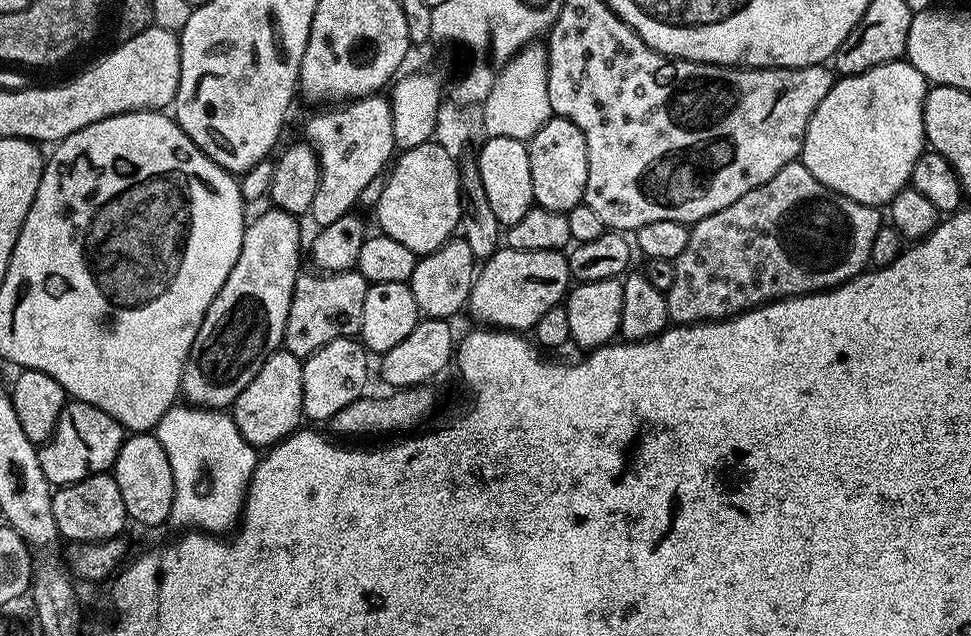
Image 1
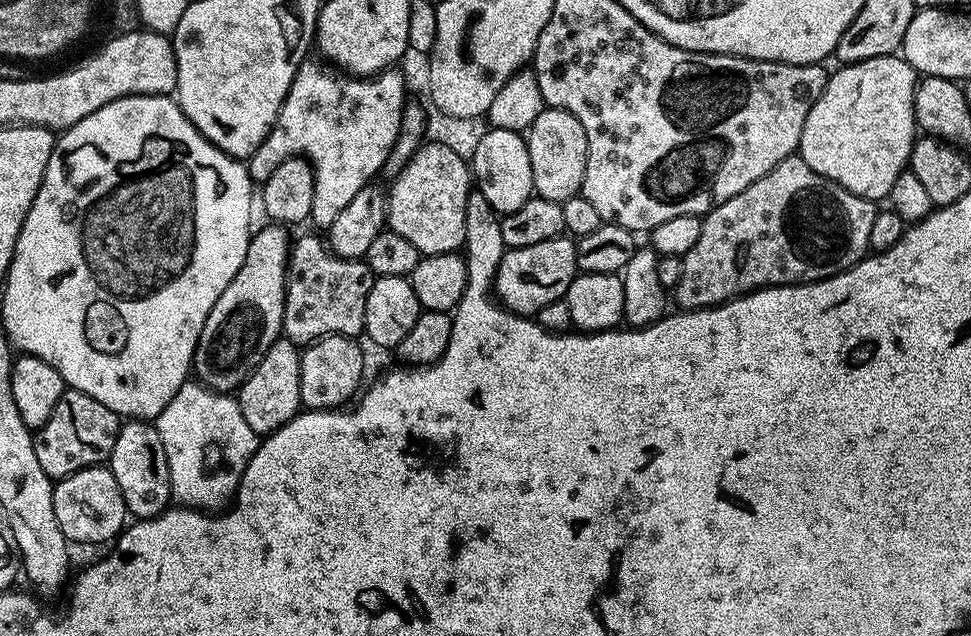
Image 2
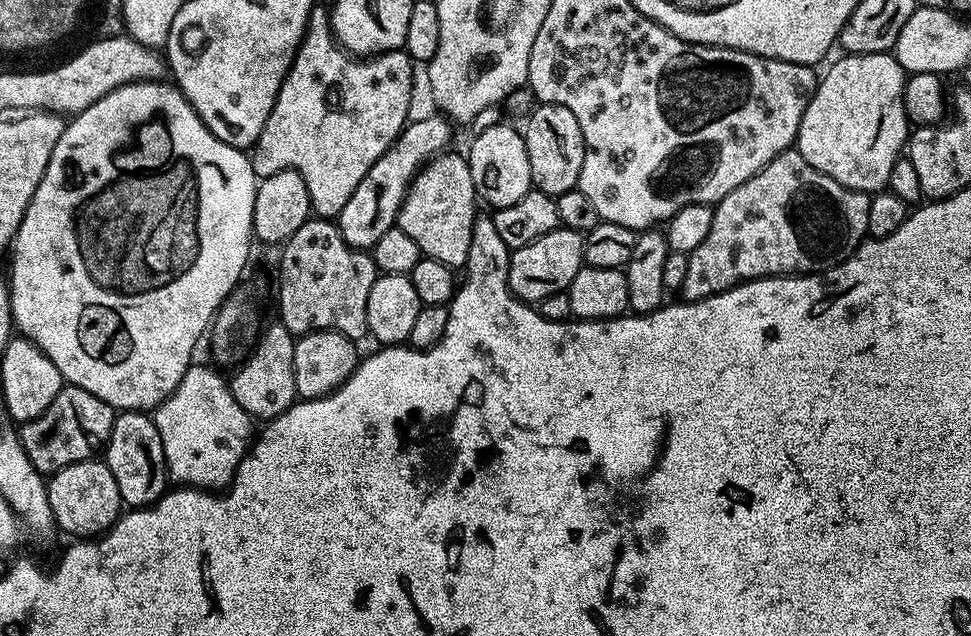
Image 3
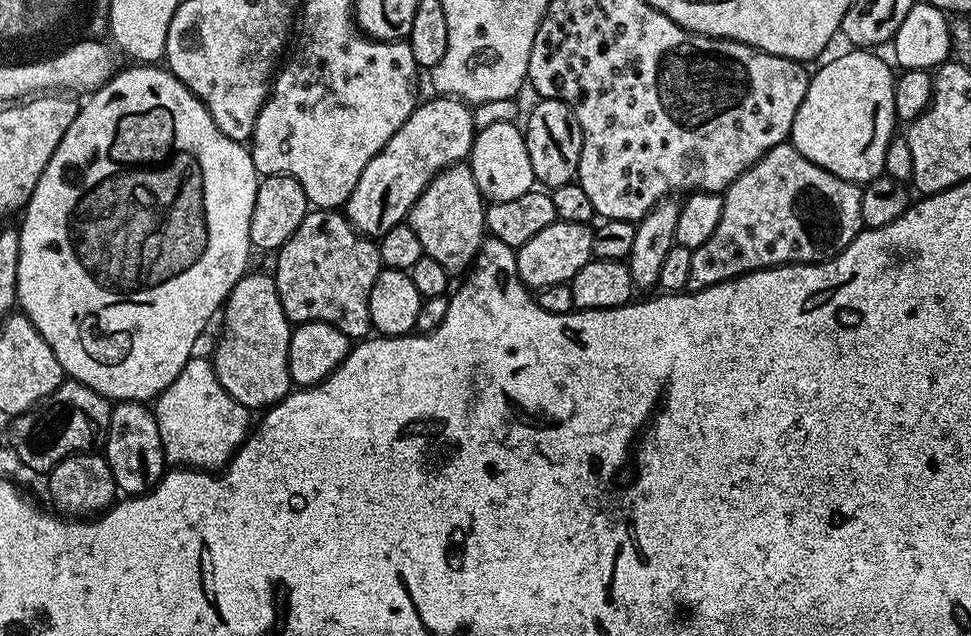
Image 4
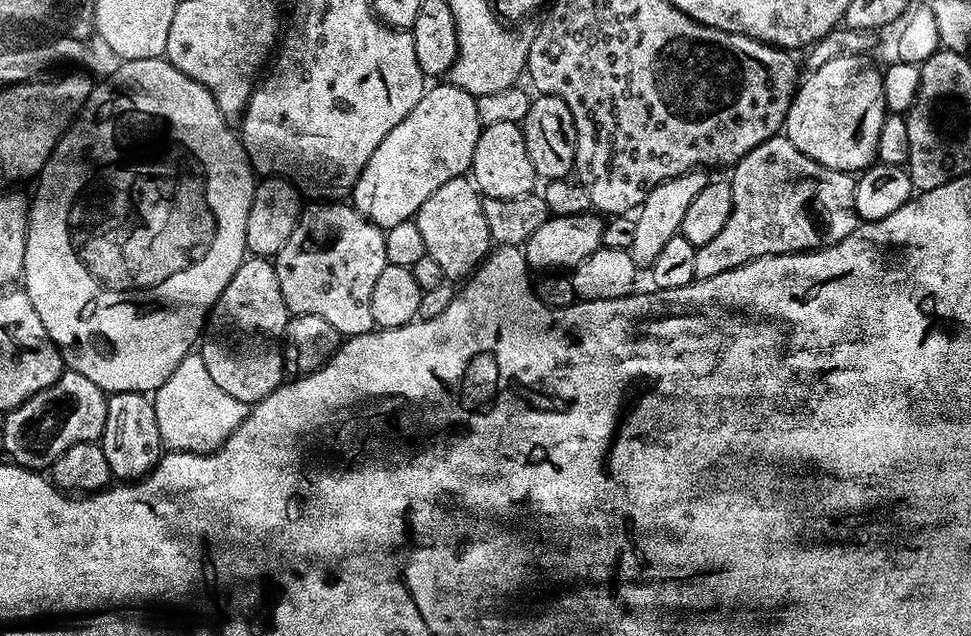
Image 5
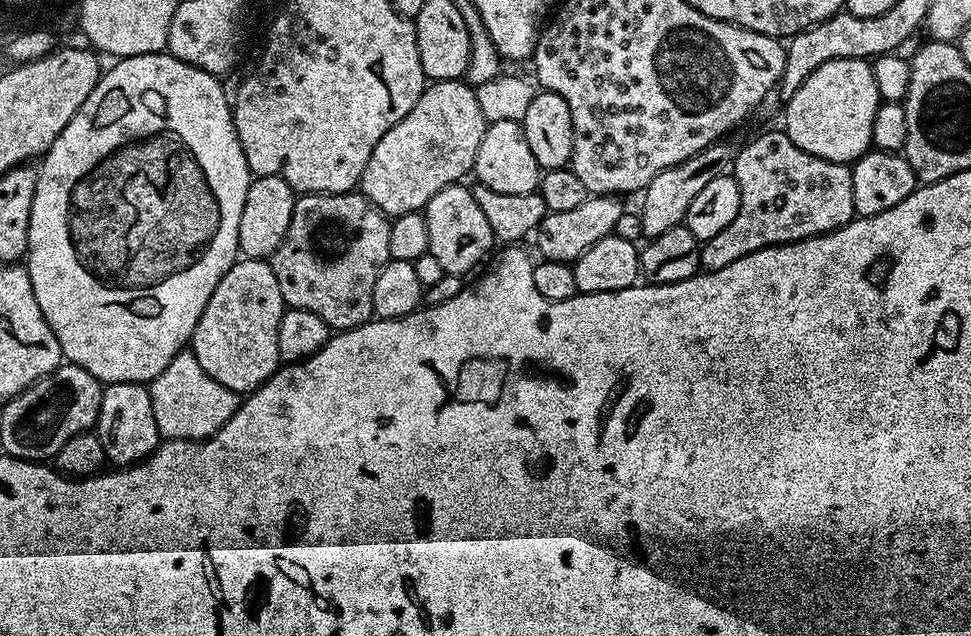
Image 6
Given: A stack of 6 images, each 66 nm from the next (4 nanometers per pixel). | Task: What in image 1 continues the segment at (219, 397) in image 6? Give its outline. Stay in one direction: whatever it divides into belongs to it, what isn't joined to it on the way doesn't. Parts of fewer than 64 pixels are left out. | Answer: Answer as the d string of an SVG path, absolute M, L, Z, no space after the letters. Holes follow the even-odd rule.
M173 406L156 423L154 435L166 450L170 470L174 474L176 497L172 520L188 524L184 526L204 526L212 516L208 508L232 508L235 504L237 507L238 501L245 495L246 468L244 472L243 456L250 452L250 445L242 438L227 411L180 407Z

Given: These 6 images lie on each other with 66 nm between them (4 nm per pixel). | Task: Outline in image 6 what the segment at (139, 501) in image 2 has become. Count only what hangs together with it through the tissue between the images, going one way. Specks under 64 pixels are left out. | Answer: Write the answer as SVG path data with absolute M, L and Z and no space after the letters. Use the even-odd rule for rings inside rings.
M118 382L104 388L94 431L102 442L105 461L112 466L139 464L148 459L162 443L158 422L154 422L154 406L148 388L134 382Z

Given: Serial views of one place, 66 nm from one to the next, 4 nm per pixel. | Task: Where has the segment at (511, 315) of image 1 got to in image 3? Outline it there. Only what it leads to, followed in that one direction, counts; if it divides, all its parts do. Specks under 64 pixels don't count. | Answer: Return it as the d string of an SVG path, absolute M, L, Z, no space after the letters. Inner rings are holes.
M561 226L511 253L508 285L520 300L538 302L542 298L550 298L550 294L567 292L569 282L582 267L585 267L584 236Z

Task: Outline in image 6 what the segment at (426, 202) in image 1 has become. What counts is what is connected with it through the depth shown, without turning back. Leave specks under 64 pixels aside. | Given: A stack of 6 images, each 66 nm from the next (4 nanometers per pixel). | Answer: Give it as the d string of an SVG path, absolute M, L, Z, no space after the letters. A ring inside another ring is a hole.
M463 183L451 184L423 208L426 230L430 230L430 246L428 252L438 258L445 276L467 277L488 256L494 245L494 237L490 230L490 222L486 222L486 214L482 214L482 206L474 198L472 188Z

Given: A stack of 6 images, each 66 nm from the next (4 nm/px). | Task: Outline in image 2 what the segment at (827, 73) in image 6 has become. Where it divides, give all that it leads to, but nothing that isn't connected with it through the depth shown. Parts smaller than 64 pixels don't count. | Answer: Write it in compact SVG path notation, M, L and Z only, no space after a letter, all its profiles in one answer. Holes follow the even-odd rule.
M900 54L870 58L857 64L845 64L837 69L836 73L833 71L829 75L810 114L806 114L806 126L802 126L798 155L804 159L806 166L810 166L810 170L850 190L850 194L858 194L873 202L883 201L890 194L890 186L894 186L898 174L908 168L912 146L918 139L914 118L918 73Z

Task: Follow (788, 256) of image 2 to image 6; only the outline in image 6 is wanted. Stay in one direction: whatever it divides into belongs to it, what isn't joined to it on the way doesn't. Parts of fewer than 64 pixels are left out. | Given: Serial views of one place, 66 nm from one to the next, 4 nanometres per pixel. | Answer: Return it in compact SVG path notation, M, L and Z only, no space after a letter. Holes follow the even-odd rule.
M783 130L764 132L761 136L754 137L745 148L741 147L730 172L740 187L740 205L738 214L734 214L734 222L730 222L726 230L703 241L700 267L709 272L722 270L722 266L730 266L730 262L738 262L738 258L746 258L746 254L772 248L775 244L793 244L811 236L832 232L835 228L848 224L856 216L851 167L833 160L823 160L802 150Z

